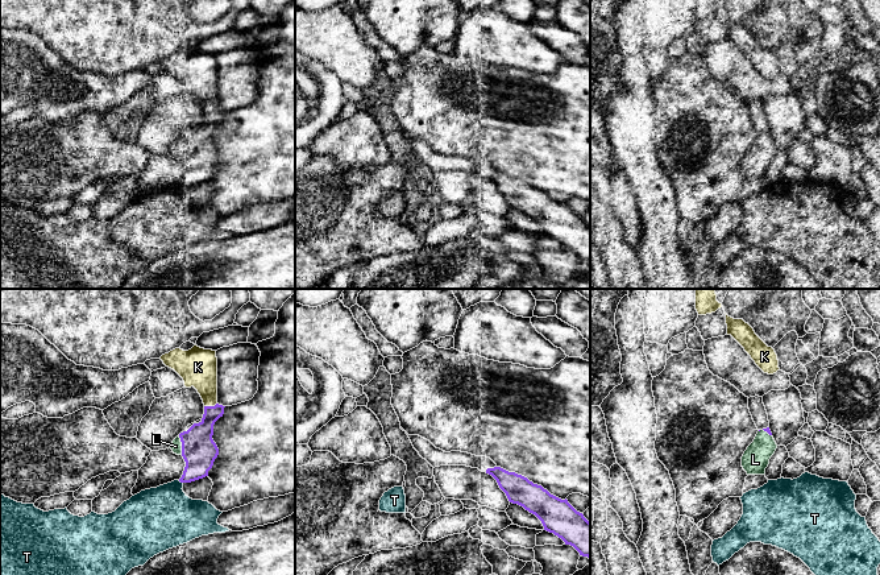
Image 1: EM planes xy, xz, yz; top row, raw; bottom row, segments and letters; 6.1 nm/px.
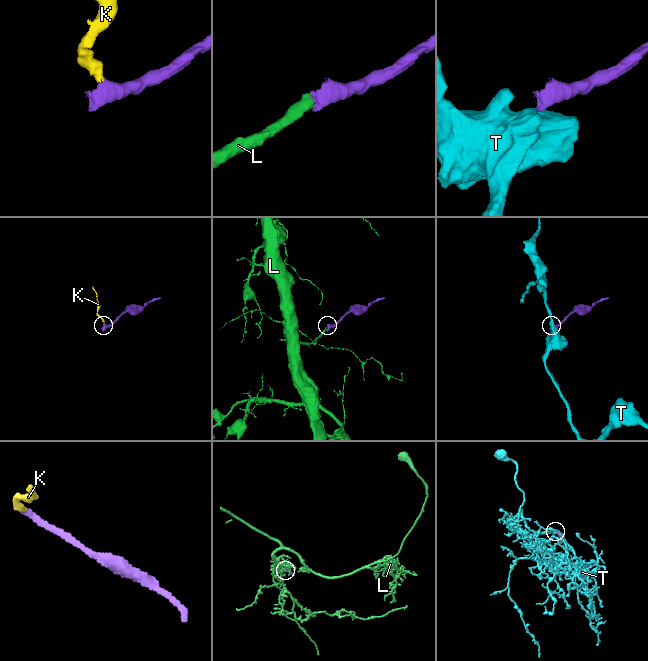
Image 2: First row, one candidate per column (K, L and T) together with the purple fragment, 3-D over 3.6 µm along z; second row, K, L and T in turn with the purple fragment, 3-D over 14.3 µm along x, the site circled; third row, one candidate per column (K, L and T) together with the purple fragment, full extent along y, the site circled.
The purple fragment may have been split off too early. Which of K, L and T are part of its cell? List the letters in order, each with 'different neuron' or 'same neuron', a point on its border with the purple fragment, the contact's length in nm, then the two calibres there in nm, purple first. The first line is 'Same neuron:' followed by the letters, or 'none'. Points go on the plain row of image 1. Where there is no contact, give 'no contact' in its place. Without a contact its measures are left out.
Same neuron: K, L
K: same neuron; meets purple in xy at (210, 111); contact 80 nm long; 190 nm thick on the purple side, 240 nm on the other
L: same neuron; meets purple in xy at (182, 151); contact 110 nm long; 220 nm thick on the purple side, 70 nm on the other
T: different neuron; meets purple in xy at (181, 186); contact 40 nm long; 220 nm thick on the purple side, 380 nm on the other

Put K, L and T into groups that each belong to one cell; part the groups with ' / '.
K L / T

